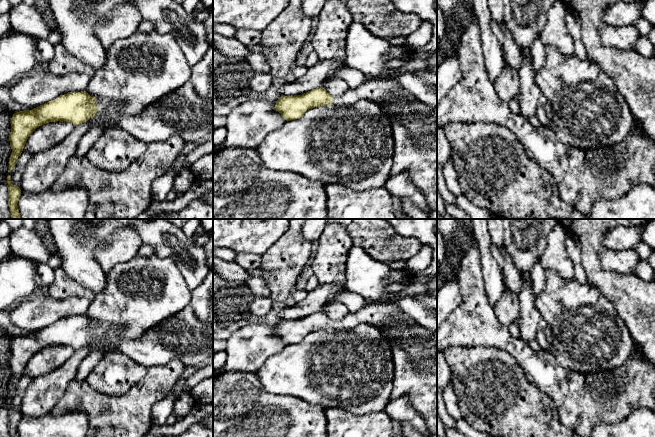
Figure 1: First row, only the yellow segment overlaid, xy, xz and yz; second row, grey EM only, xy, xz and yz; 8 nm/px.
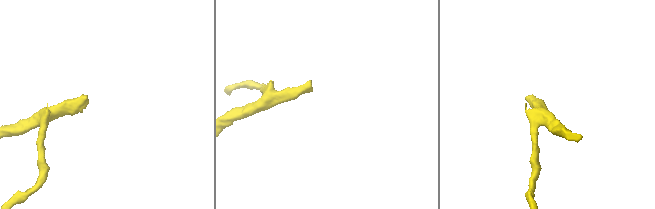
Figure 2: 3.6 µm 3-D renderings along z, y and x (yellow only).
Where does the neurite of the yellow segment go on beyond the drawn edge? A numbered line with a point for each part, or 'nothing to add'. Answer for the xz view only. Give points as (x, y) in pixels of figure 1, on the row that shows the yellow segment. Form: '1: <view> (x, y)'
1: xz (414, 125)

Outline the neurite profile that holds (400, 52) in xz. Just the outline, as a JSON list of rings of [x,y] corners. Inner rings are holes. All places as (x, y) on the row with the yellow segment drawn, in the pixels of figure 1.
[[[400,43],[398,46],[391,48],[388,56],[392,59],[400,59],[405,62],[409,54],[410,51],[402,43]]]

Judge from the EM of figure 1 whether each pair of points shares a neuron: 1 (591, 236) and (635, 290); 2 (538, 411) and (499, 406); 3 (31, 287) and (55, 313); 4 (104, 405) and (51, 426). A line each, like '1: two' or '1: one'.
1: one
2: one
3: two
4: two

